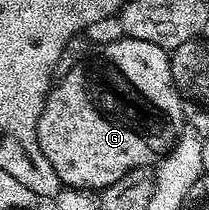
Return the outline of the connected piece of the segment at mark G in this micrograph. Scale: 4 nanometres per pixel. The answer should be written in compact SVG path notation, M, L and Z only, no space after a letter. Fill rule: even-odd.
M125 38L99 45L93 52L93 56L85 55L66 78L55 81L38 118L36 137L61 185L103 190L118 182L122 174L130 174L135 168L152 168L164 159L175 146L186 119L180 101L182 93L172 77L172 61L165 48L154 46L154 42Z

